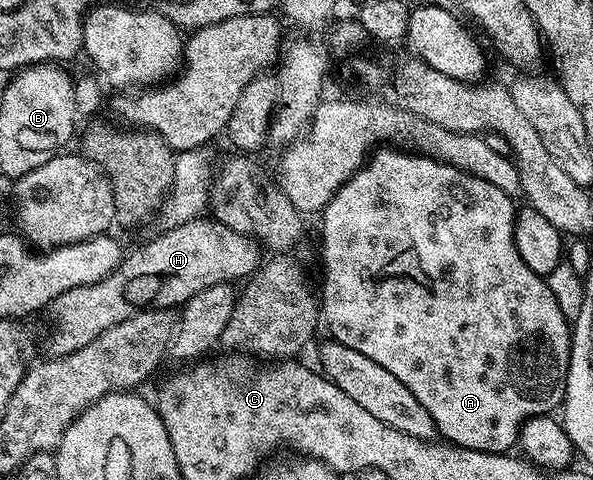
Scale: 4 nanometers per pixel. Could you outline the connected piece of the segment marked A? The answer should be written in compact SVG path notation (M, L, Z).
M384 146L379 150L373 151L368 159L364 161L363 166L336 191L334 198L330 198L330 202L323 208L322 215L319 217L319 219L321 218L320 240L324 243L322 320L323 323L324 320L328 323L327 335L331 339L337 340L342 346L350 346L350 350L358 350L358 354L366 354L366 358L374 358L374 362L378 362L378 366L386 366L386 370L390 370L390 374L394 374L394 378L398 378L398 382L402 382L402 386L406 386L406 390L410 390L410 394L414 394L414 398L418 398L418 402L422 402L422 406L426 408L426 414L430 414L430 418L436 423L437 433L440 433L447 440L447 443L455 444L458 448L469 448L470 450L478 450L479 452L511 453L517 447L520 438L520 427L531 416L542 416L551 413L563 405L564 391L566 390L566 374L568 373L568 363L570 362L570 350L572 349L572 330L569 317L562 314L562 310L558 306L554 294L550 294L547 279L534 274L534 270L530 270L530 266L526 266L526 262L522 262L522 254L518 254L516 243L514 242L514 226L516 225L518 208L517 205L512 205L515 204L513 197L507 196L505 192L498 190L498 186L486 182L480 176L472 175L471 171L463 168L455 168L452 164L443 164L440 160L435 160L427 154L417 154L415 151L412 151L413 153L399 152L396 148L399 147Z

